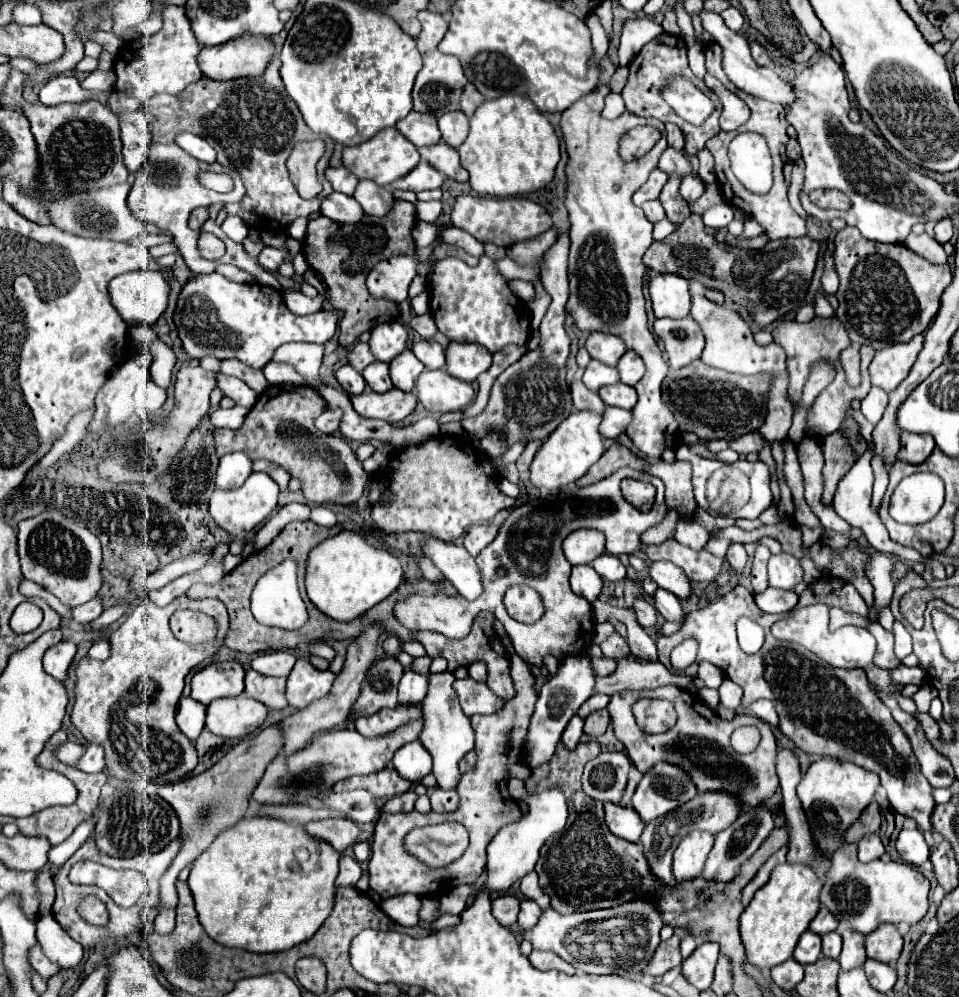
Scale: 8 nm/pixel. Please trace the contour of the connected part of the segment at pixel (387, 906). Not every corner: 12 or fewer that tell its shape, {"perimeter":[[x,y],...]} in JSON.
{"perimeter":[[413,894],[381,902],[381,910],[401,926],[417,926],[421,898]]}

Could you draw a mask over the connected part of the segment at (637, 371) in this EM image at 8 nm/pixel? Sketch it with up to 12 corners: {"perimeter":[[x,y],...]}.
{"perimeter":[[627,350],[619,364],[623,384],[635,386],[645,372],[643,360]]}

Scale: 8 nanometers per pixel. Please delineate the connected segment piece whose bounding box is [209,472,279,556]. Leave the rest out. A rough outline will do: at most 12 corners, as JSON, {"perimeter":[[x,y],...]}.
{"perimeter":[[265,472],[215,490],[209,512],[233,534],[229,552],[277,508],[279,486]]}

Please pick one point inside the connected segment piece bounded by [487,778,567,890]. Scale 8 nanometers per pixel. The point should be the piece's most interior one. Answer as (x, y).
(513, 852)

